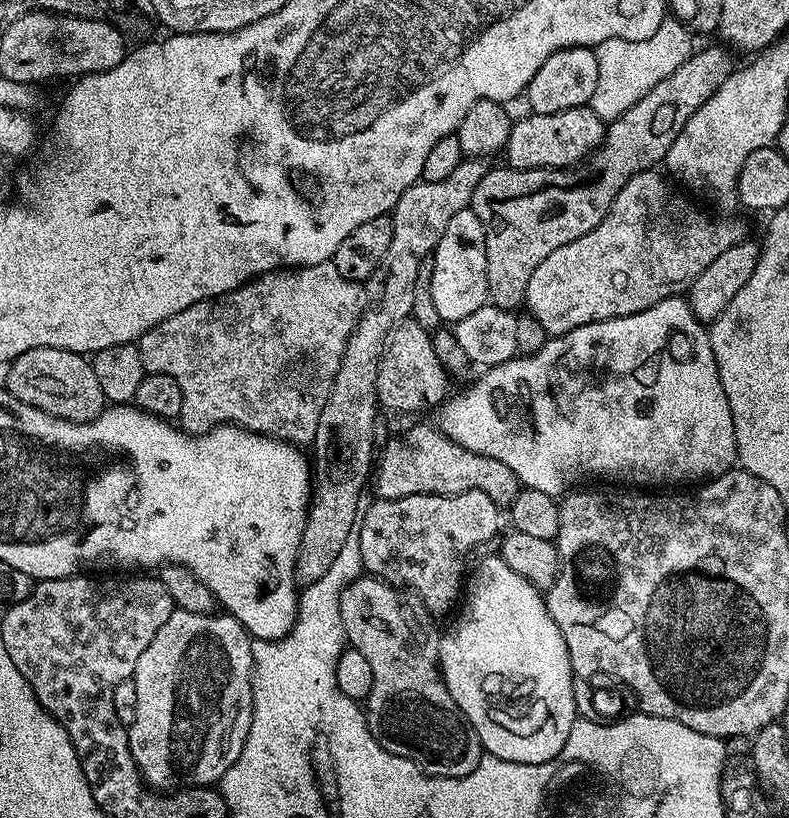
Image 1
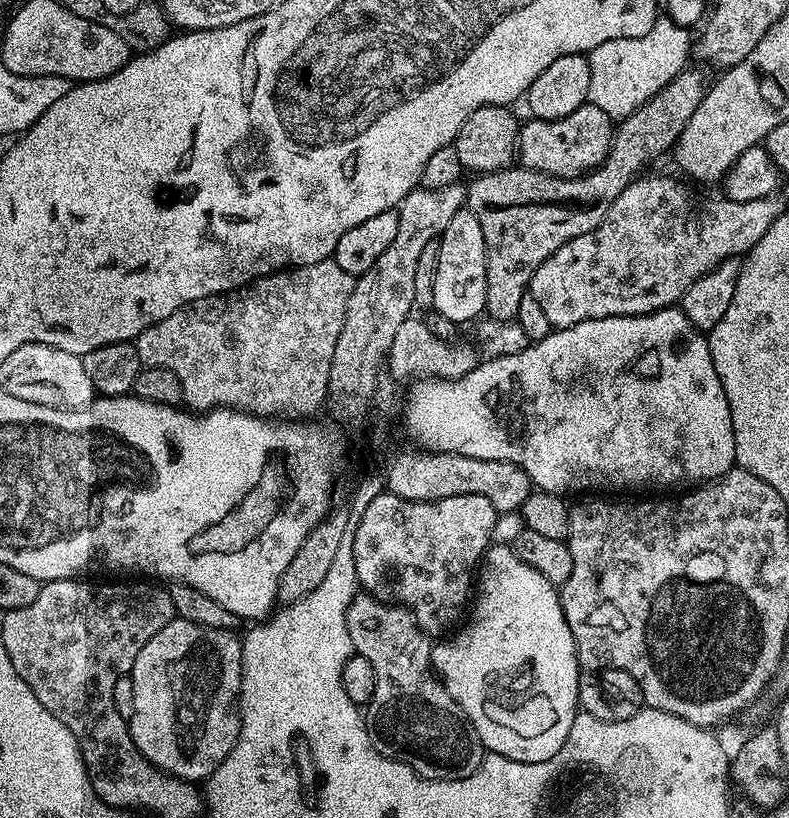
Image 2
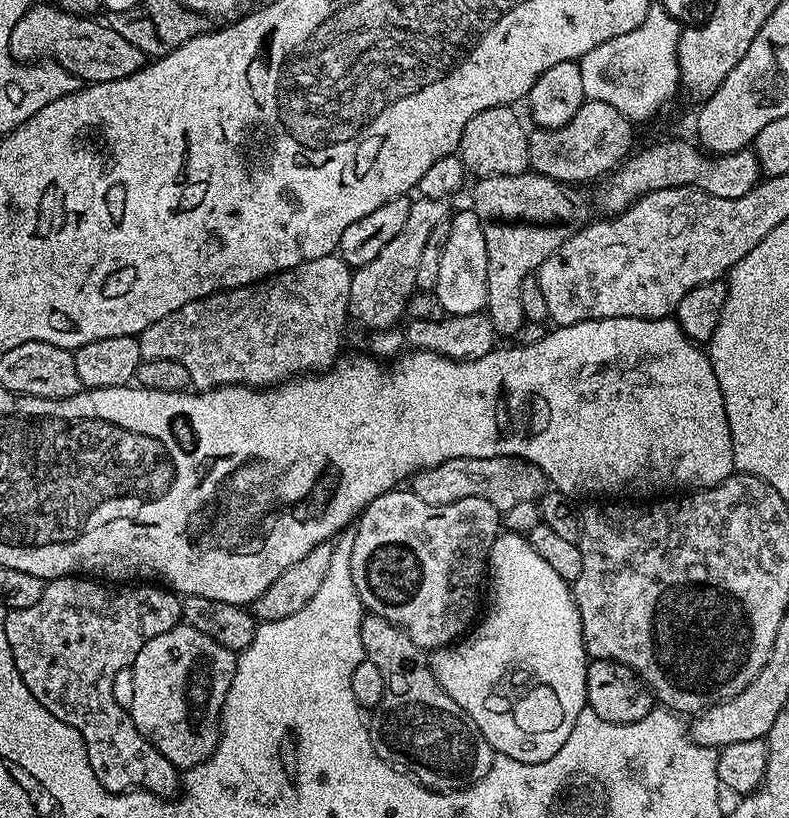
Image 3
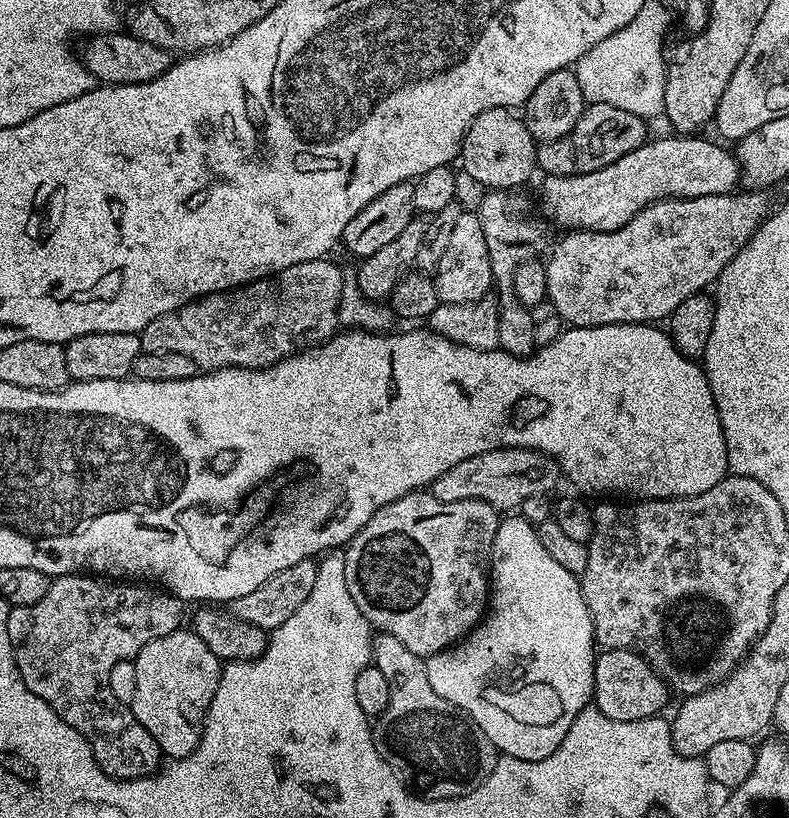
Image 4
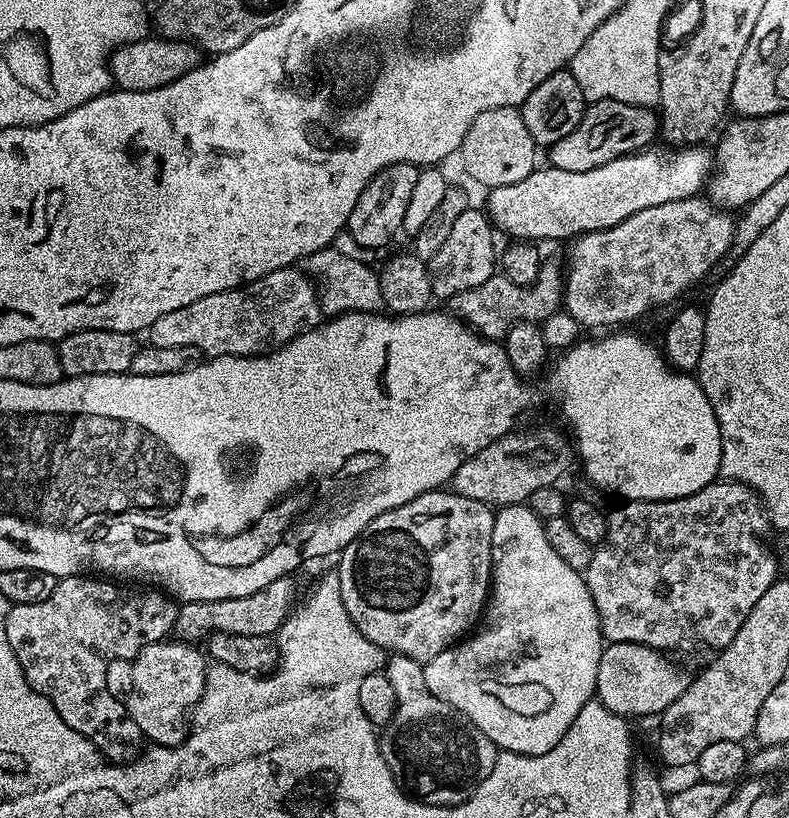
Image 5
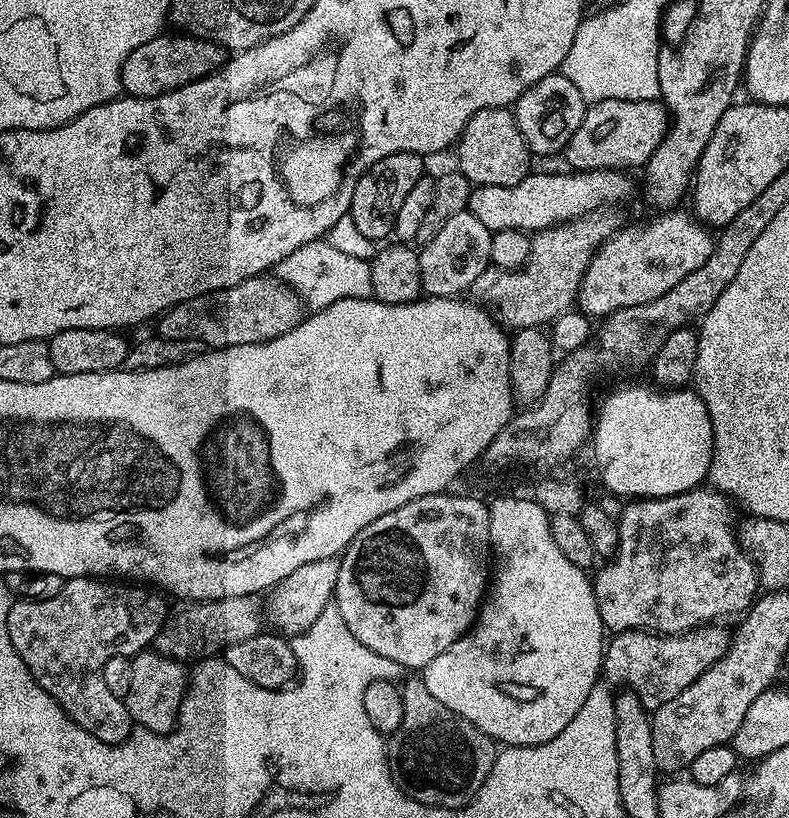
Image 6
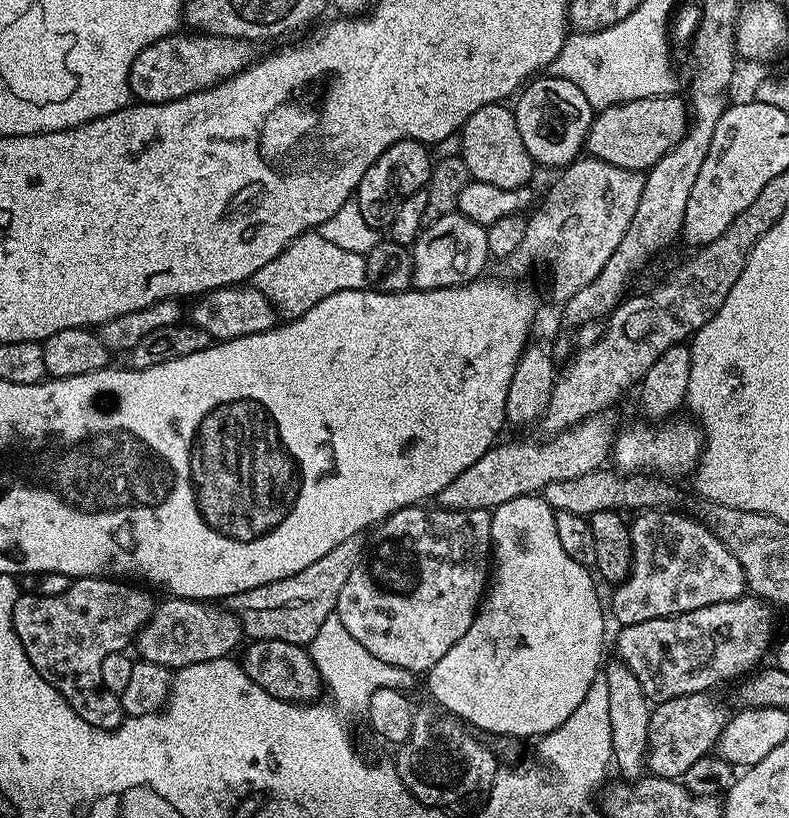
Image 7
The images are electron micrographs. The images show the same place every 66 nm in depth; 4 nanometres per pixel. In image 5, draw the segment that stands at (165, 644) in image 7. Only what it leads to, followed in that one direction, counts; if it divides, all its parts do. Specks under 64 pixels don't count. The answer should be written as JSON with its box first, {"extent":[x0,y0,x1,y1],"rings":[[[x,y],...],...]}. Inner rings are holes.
{"extent":[174,575,296,642],"rings":[[[291,575],[246,594],[246,598],[222,598],[221,600],[189,600],[179,605],[174,636],[185,642],[204,642],[214,632],[226,634],[262,634],[272,636],[279,633],[280,627],[293,611],[296,600],[296,584]]]}

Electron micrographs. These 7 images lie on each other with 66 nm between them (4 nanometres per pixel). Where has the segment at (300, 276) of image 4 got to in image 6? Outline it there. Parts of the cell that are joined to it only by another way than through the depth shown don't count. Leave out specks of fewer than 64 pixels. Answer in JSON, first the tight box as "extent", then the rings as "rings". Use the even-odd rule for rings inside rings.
{"extent":[159,274,306,349],"rings":[[[274,274],[255,276],[222,290],[207,292],[176,304],[159,317],[159,335],[179,340],[197,340],[209,349],[261,344],[298,326],[306,308],[296,291]]]}

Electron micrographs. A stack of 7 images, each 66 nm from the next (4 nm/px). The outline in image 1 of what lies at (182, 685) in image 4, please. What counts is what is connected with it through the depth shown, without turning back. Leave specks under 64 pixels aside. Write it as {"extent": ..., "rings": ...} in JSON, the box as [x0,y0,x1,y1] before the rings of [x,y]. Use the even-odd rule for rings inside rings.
{"extent":[127,608,252,790],"rings":[[[176,608],[166,618],[162,630],[150,638],[150,646],[142,650],[142,658],[138,658],[138,666],[132,675],[132,685],[138,694],[138,710],[134,710],[134,722],[127,725],[130,754],[136,763],[136,769],[144,778],[147,787],[153,790],[179,790],[182,788],[202,788],[215,785],[234,766],[238,754],[242,754],[242,746],[246,742],[246,734],[250,734],[252,721],[252,641],[247,630],[237,622],[234,617],[227,614],[216,616],[212,612],[194,614],[181,608]]]}

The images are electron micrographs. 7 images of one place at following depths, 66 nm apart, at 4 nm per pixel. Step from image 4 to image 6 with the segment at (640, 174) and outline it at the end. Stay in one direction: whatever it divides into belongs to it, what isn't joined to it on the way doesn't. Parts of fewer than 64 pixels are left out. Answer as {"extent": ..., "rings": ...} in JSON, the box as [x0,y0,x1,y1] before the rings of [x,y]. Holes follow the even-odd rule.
{"extent":[466,168,632,234],"rings":[[[595,168],[593,172],[563,171],[533,171],[514,186],[482,184],[473,187],[466,210],[492,233],[498,230],[522,230],[535,234],[543,228],[552,228],[555,224],[565,224],[568,220],[578,220],[581,216],[616,206],[612,204],[622,203],[632,192],[632,180],[628,177],[631,175],[624,170]]]}

